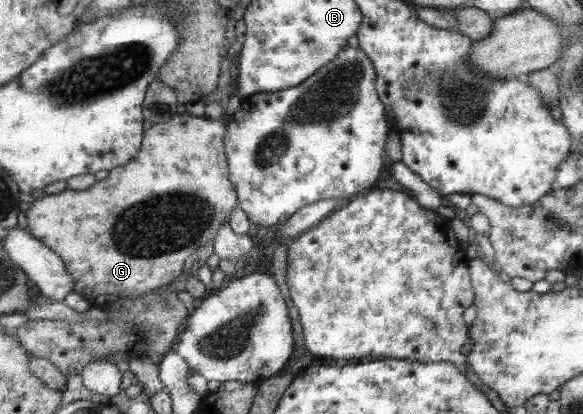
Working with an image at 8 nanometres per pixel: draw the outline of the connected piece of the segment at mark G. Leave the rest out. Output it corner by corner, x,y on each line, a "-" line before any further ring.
186,112
173,116
163,124
152,124
142,133
142,146
139,148
139,153
133,156
131,160
127,160
127,163
113,168
114,170
108,174
107,178
97,182
93,187
87,190
65,188
60,193
36,197
26,212
27,229
33,236
36,236
63,258
73,280
75,280
75,292
92,305
97,302
103,304
106,298
113,298
113,296
127,296
127,298
132,299
150,290
156,290
157,287
169,285
173,279
182,274
183,260
189,255
192,256
198,246
205,246
207,242
211,243
219,225
222,222
228,222
229,213
237,207
238,199
234,184
227,180
225,132
226,123
224,121
211,120
204,116
197,118

